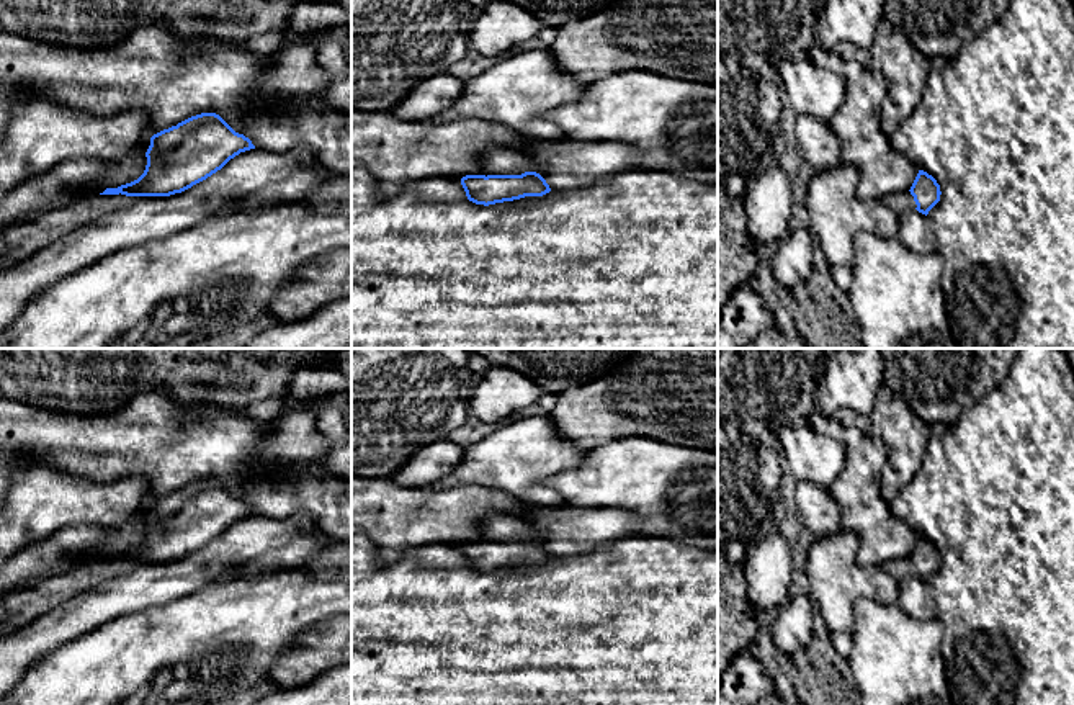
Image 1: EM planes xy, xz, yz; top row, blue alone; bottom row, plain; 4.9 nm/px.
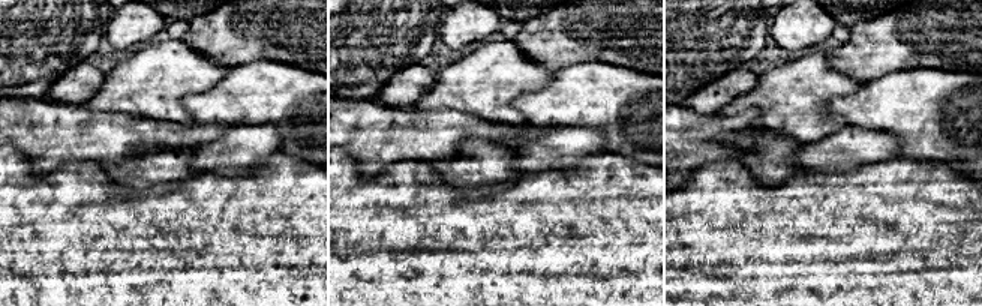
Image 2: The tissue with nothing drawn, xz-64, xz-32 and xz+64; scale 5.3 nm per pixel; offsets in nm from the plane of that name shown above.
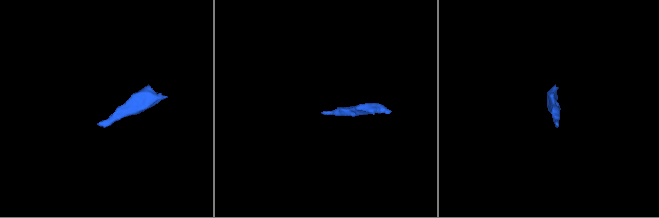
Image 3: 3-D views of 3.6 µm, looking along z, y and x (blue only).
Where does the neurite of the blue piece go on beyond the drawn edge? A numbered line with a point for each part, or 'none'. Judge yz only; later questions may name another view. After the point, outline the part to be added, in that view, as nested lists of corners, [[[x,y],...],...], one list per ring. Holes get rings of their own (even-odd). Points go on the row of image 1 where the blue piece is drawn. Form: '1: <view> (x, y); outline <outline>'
1: yz (899, 203); outline [[[911,191],[891,193],[883,198],[883,203],[897,216],[917,208]]]

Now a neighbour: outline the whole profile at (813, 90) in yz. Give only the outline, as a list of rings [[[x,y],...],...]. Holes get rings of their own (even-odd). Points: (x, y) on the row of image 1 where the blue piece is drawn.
[[[809,56],[786,57],[776,70],[798,115],[830,123],[845,98],[842,74],[816,65]]]

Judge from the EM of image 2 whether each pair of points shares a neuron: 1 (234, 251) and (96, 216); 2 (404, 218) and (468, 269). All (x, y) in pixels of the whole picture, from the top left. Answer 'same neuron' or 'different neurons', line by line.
1: same neuron
2: same neuron

